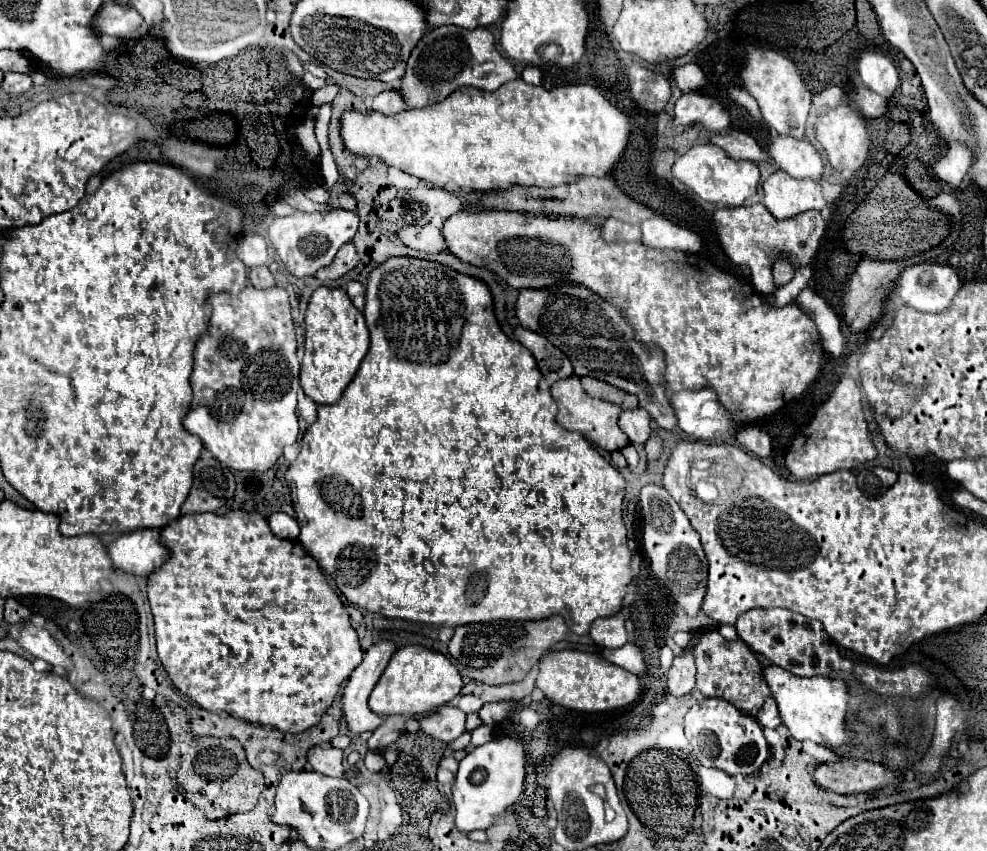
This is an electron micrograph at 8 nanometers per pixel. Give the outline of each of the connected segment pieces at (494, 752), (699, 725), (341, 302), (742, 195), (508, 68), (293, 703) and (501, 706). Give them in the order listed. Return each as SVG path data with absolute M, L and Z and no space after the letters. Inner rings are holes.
M494 738L488 744L472 748L460 762L454 786L454 806L456 806L456 826L460 832L486 830L496 814L518 802L524 792L526 778L526 746L516 738Z
M706 698L694 704L686 714L684 730L698 762L708 768L720 768L730 776L754 774L770 758L770 748L758 720L722 698Z
M320 286L314 290L306 308L304 358L300 362L300 384L316 404L334 404L358 372L370 344L362 312L352 304L342 288Z
M714 144L692 146L686 154L682 154L674 162L672 174L682 184L692 188L702 200L712 202L712 204L722 204L722 206L742 206L746 202L746 198L756 194L756 188L760 182L760 172L754 162L734 160L722 148L718 148Z
M440 26L424 34L420 44L412 50L408 58L408 70L404 80L400 82L398 90L402 92L404 100L410 108L430 106L442 102L452 90L460 86L474 86L480 90L498 90L502 84L512 82L518 78L510 60L506 60L494 46L494 36L488 28L478 26L474 30L466 30L460 26ZM484 64L492 64L494 68L478 68Z
M228 512L226 516L218 514L184 514L176 518L172 524L162 528L164 544L168 542L168 548L172 548L172 560L148 580L148 600L150 600L150 610L154 616L154 628L156 628L156 648L158 648L158 658L168 672L170 680L174 686L188 696L192 702L202 706L208 712L218 712L224 710L240 720L246 722L260 722L262 726L274 726L282 732L302 732L306 728L312 728L314 724L320 722L324 712L332 706L340 686L352 670L362 662L362 650L360 650L360 640L356 630L350 624L350 616L338 598L338 594L330 588L326 576L322 574L318 562L296 542L296 540L280 540L276 538L270 528L266 518L260 514L248 514L248 512Z
M500 700L500 702L486 702L480 710L478 716L482 720L482 724L486 726L496 726L498 722L502 722L504 718L508 718L508 714L512 710L516 710L520 706L520 700Z

